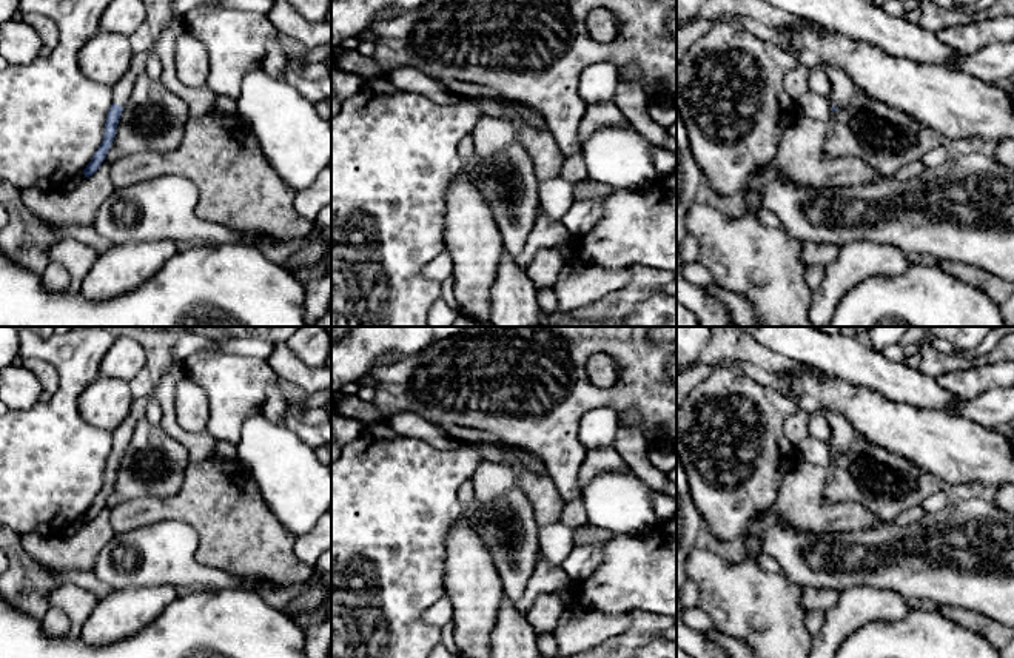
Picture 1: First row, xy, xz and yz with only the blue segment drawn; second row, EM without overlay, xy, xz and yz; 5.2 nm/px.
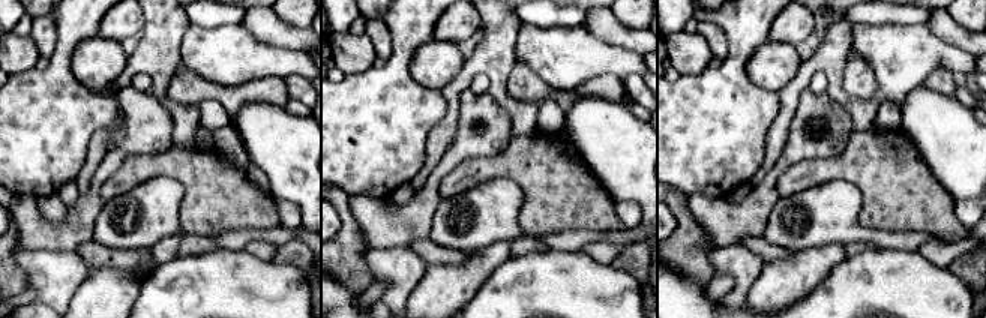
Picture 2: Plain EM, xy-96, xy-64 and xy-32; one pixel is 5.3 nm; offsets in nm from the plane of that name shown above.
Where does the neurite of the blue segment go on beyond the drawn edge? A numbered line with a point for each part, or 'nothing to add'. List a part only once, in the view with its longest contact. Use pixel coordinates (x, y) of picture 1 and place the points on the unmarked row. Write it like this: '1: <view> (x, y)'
1: xy (198, 447)

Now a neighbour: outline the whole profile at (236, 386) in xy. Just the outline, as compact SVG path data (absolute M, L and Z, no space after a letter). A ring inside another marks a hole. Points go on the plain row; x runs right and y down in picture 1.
M208 350L183 361L185 376L208 396L206 435L217 442L237 445L242 424L265 405L267 390L280 384L287 399L302 402L308 393L280 381L267 359Z

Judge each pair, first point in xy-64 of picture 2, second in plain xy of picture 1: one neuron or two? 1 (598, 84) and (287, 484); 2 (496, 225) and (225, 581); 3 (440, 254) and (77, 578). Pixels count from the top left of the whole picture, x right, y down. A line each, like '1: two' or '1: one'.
1: two
2: one
3: one

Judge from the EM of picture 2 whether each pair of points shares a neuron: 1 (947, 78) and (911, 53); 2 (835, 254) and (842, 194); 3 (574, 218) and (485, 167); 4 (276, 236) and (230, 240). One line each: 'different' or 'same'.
1: different
2: different
3: same
4: same

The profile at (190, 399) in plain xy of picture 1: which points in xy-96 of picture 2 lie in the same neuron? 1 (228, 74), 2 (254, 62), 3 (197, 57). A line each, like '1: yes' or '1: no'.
1: no
2: no
3: no

